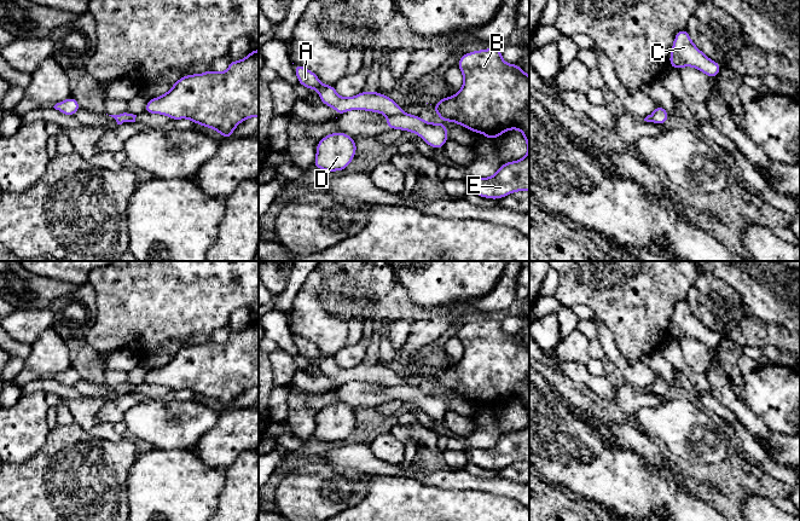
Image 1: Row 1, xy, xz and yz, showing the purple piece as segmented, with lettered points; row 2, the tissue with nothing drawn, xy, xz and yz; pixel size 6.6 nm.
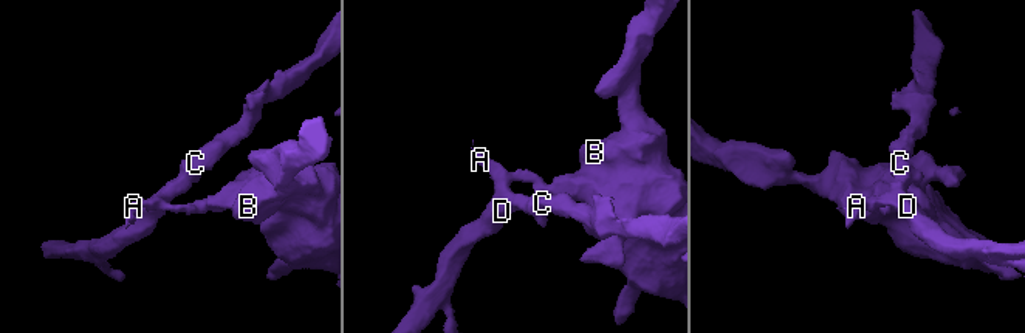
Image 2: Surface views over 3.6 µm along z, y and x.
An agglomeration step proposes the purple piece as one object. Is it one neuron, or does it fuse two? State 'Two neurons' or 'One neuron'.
Two neurons

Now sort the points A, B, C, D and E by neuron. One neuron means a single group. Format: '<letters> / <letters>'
A C D / B E

